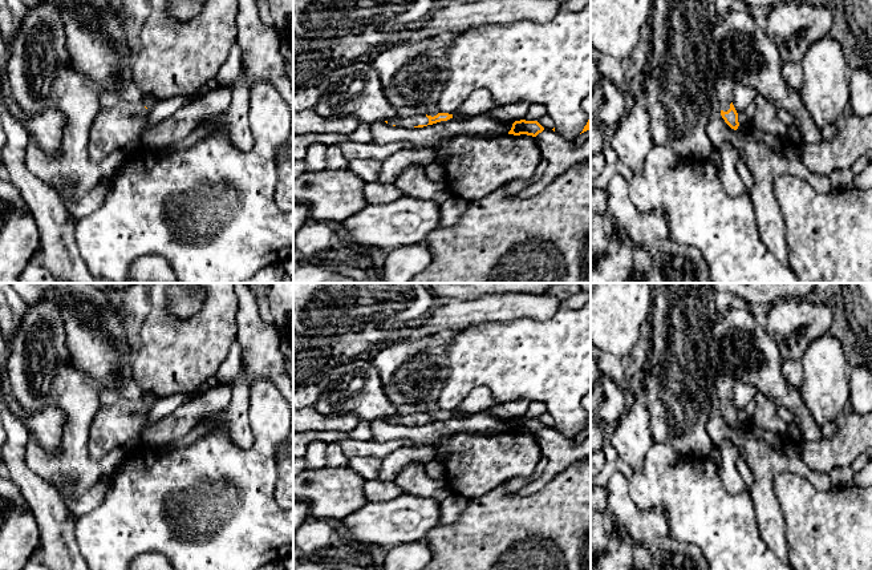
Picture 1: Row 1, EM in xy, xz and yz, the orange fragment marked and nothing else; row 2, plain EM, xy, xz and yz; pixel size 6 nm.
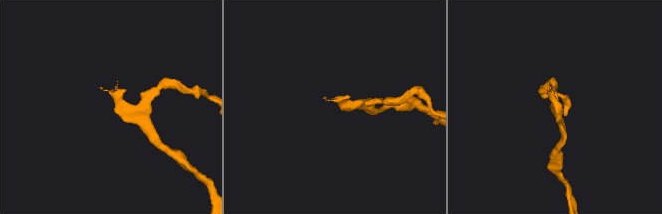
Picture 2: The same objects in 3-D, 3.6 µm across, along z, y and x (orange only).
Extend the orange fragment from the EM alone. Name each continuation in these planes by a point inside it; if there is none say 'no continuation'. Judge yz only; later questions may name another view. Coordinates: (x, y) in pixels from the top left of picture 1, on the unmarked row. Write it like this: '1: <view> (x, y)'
1: yz (739, 350)

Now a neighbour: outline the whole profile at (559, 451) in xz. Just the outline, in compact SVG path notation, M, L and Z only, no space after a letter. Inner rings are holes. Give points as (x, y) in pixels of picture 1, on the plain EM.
M543 428L535 437L548 465L540 478L516 492L519 496L528 496L542 489L564 468L591 456L591 436L583 442L575 444L572 438L561 436L556 429Z

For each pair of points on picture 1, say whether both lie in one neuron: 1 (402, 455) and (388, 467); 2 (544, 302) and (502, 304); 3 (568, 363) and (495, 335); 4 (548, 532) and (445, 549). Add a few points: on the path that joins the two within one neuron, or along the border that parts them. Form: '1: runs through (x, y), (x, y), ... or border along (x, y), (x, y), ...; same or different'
1: runs through (398, 459), (392, 465); same
2: runs through (534, 304), (512, 304); same
3: runs through (550, 362), (519, 359), (514, 354); same
4: runs through (523, 537), (515, 538), (506, 546), (470, 549); same

